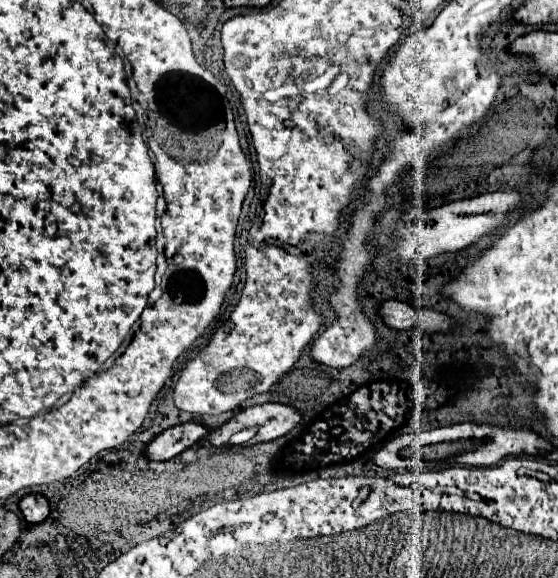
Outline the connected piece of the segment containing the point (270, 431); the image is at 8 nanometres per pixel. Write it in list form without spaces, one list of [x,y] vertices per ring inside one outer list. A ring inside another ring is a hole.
[[[269,402],[269,404],[259,404],[259,406],[251,406],[241,410],[237,416],[233,416],[227,424],[223,424],[221,428],[213,430],[209,434],[211,444],[215,446],[225,446],[229,444],[229,438],[233,434],[237,434],[239,430],[245,428],[253,428],[257,426],[257,434],[251,438],[249,444],[257,444],[257,442],[269,442],[275,440],[279,436],[285,436],[287,432],[291,432],[297,424],[301,422],[301,412],[293,406],[287,404],[277,404],[277,402]]]

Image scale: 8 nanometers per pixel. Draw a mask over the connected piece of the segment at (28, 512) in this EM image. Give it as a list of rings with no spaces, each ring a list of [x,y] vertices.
[[[27,494],[19,506],[29,524],[39,524],[49,516],[49,500],[43,494]]]

